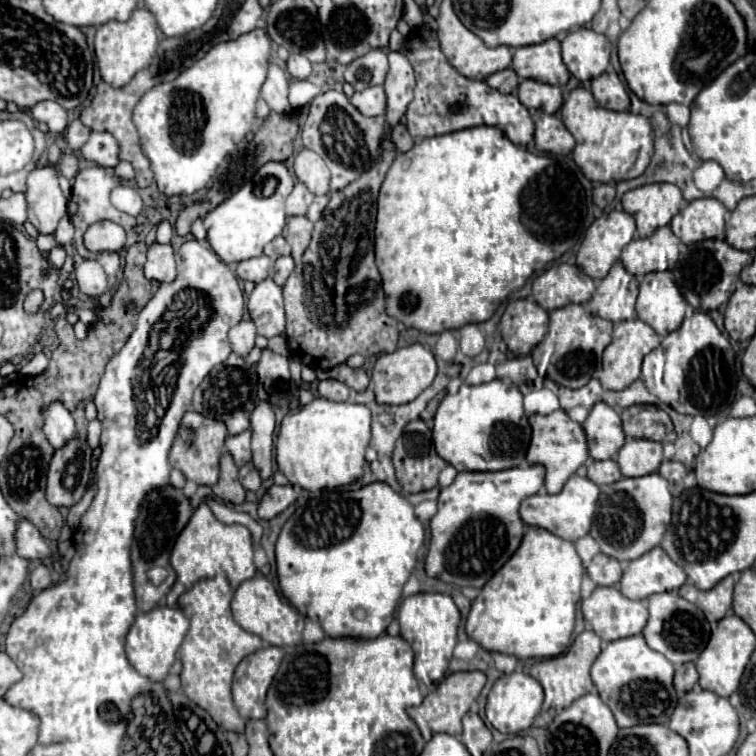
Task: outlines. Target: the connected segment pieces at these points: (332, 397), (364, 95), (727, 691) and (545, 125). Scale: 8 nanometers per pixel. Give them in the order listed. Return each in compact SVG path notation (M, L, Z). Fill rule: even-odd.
M335 379L319 381L319 395L329 401L347 401L349 393L351 393L351 389L341 381L335 381Z
M367 87L363 91L357 91L351 97L351 103L365 117L383 115L385 113L385 91L383 91L383 87Z
M737 615L723 617L713 629L703 655L699 655L695 663L699 671L699 685L721 697L729 697L731 693L737 691L741 675L745 671L745 665L749 663L753 649L755 649L755 633L747 627L747 623L743 623L743 619L739 619Z
M537 111L535 117L535 147L553 155L569 155L575 147L573 135L567 131L557 115Z

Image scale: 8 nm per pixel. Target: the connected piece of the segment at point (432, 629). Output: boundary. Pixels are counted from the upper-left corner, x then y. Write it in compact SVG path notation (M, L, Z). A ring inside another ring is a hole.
M417 593L405 597L399 605L399 625L401 637L415 651L415 677L427 683L429 687L437 685L453 657L453 649L457 645L457 625L459 625L459 609L453 599L445 593Z

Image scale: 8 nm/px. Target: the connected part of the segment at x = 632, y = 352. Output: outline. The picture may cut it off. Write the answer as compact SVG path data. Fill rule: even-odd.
M629 319L615 325L613 341L603 351L603 375L601 383L603 387L611 391L623 391L623 387L629 387L635 379L641 377L641 361L647 353L651 353L655 347L659 347L661 337L641 319Z

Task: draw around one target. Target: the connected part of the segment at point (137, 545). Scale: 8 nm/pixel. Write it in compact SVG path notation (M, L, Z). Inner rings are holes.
M163 485L157 487L155 491L149 491L141 503L139 515L135 519L135 533L133 533L133 543L131 543L131 565L133 565L133 587L135 587L135 601L139 611L149 611L155 605L159 605L167 591L171 589L173 581L175 581L175 571L169 565L169 555L171 555L171 547L175 545L175 539L179 537L179 533L183 531L183 527L189 523L191 515L193 515L193 507L189 497L183 495L181 489L175 489L173 485ZM151 567L165 567L169 571L169 577L161 583L161 585L153 585L147 577L147 571Z

